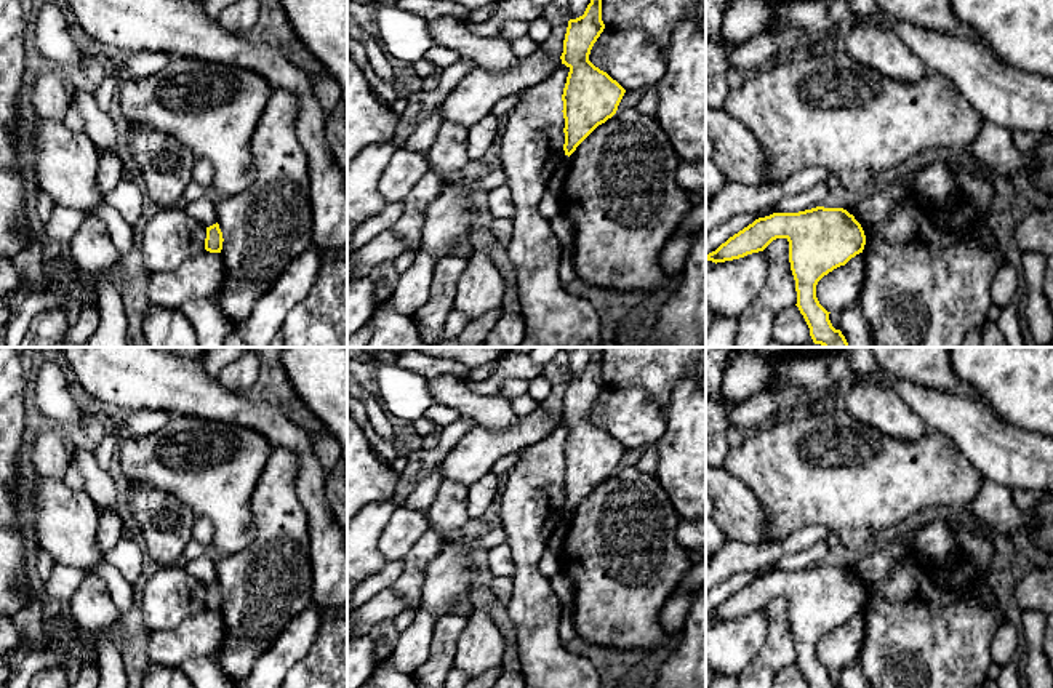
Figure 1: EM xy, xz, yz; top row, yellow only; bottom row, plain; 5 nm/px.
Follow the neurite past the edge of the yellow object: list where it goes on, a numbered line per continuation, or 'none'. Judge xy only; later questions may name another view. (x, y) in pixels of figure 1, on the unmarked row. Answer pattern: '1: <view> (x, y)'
none

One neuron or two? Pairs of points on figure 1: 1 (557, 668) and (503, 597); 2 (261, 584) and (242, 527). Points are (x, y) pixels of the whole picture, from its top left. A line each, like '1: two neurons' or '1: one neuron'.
1: two neurons
2: two neurons

